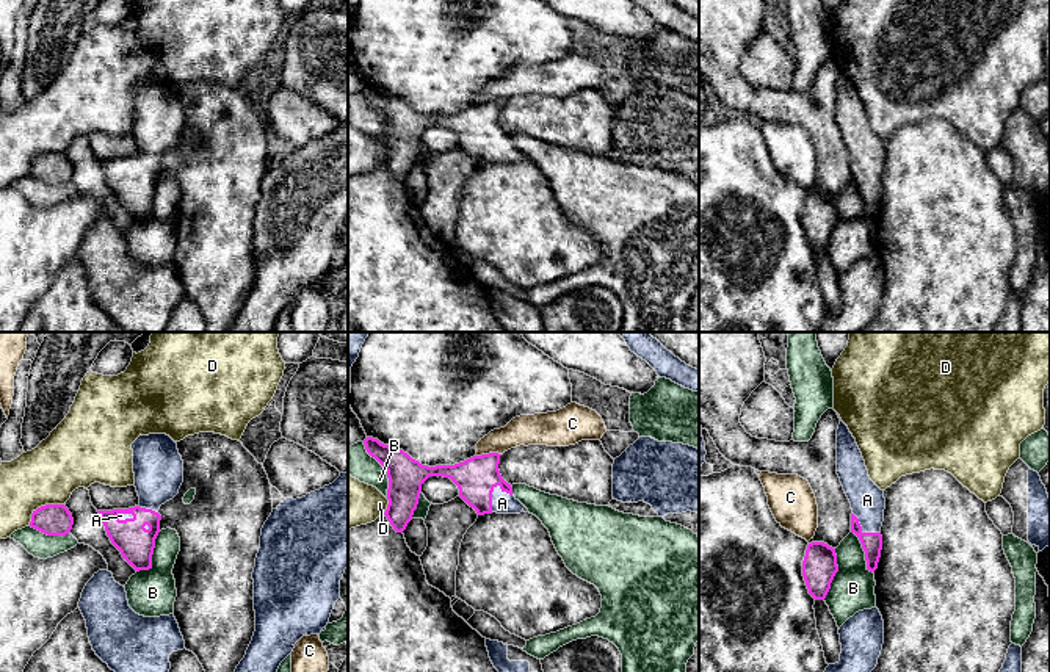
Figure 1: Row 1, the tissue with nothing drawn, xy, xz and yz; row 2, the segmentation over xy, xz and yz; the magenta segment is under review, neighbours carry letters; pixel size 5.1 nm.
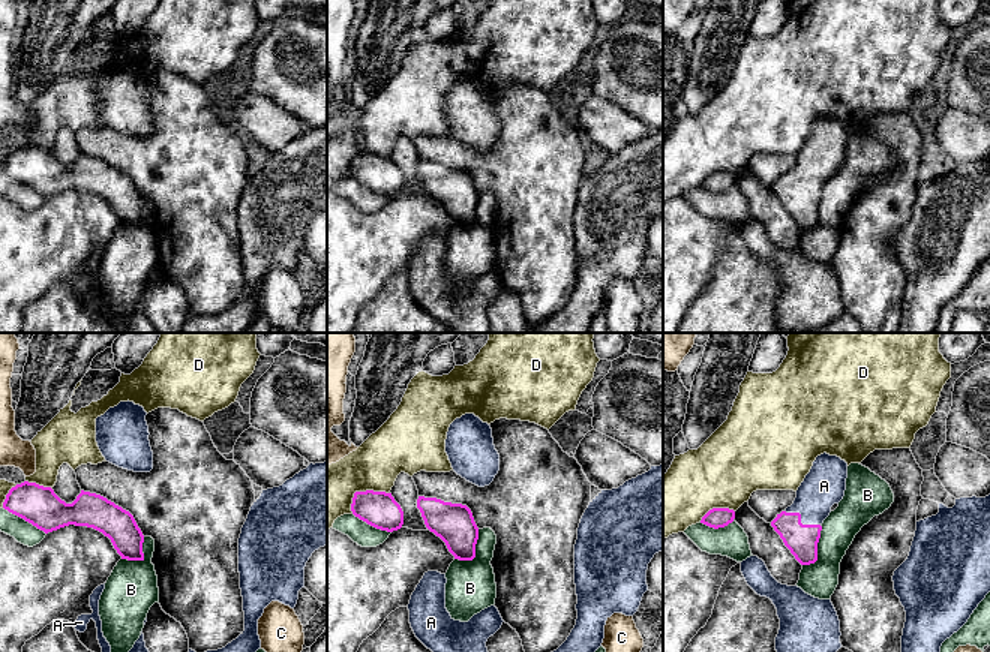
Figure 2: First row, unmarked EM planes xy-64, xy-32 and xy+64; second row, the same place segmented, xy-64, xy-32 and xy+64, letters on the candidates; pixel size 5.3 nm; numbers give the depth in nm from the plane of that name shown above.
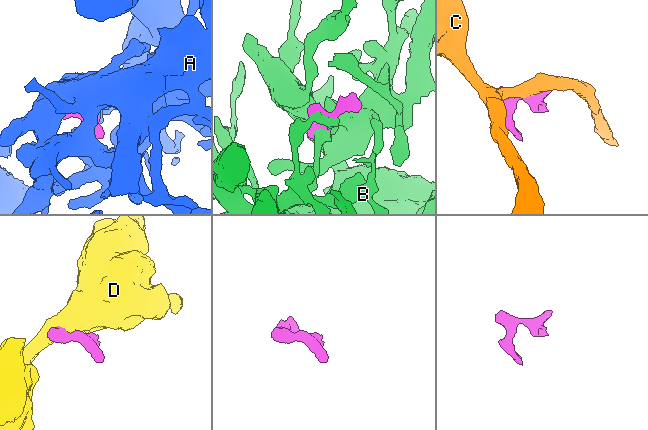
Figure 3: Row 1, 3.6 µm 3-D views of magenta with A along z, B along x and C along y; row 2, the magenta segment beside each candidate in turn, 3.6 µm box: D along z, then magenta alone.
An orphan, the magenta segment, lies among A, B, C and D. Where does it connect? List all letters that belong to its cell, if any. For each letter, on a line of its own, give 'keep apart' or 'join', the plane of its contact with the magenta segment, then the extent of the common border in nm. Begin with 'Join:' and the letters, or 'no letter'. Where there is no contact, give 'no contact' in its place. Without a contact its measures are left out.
Join: A
A: join; meets magenta in xz; contact 150 nm long
B: keep apart; meets magenta in xz; contact 320 nm long
C: keep apart; meets magenta in xz; contact 130 nm long
D: keep apart; meets magenta in xy; contact 220 nm long

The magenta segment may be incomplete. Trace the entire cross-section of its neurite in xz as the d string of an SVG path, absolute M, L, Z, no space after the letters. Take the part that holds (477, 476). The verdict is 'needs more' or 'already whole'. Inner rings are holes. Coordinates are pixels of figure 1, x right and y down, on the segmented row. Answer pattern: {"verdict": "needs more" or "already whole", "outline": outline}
{"verdict": "needs more", "outline": "M378 439L364 440L367 453L386 470L389 478L387 509L384 515L396 533L403 533L417 509L422 484L429 476L450 478L459 489L459 497L484 514L520 514L528 509L512 495L498 470L498 453L473 456L454 465L422 465L400 448L381 443Z"}

